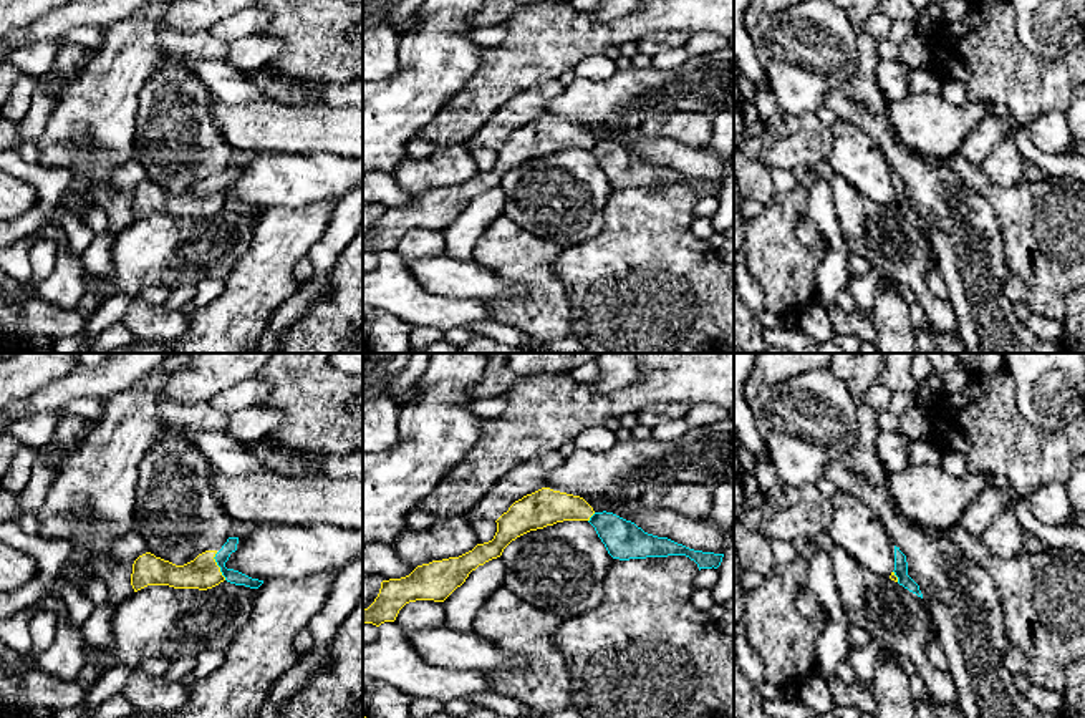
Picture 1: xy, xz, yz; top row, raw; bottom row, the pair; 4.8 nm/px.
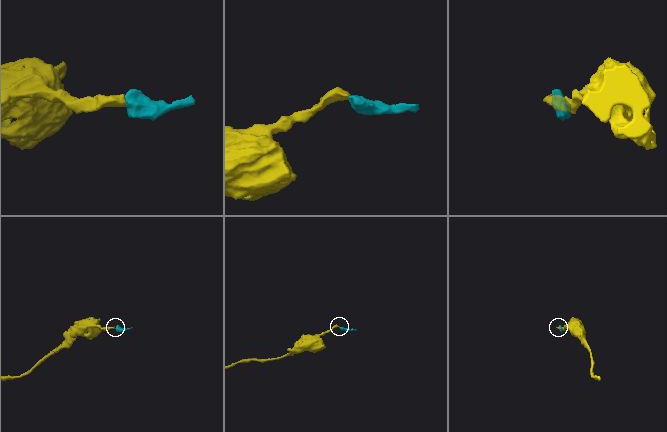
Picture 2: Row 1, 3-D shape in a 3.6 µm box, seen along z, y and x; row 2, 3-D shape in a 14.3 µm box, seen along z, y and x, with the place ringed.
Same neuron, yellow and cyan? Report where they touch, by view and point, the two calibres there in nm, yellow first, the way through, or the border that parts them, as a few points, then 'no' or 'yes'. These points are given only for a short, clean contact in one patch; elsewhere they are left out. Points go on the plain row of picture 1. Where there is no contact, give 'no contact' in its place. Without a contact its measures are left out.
xy (217, 194) | 160/70 nm | across xy (202, 201), (217, 194), (222, 184) | yes

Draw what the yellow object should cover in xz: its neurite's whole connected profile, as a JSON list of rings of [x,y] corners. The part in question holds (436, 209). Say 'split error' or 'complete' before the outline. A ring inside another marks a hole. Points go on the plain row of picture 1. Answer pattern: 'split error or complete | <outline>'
split error | [[[542,116],[515,129],[497,151],[492,169],[442,189],[417,194],[409,204],[381,211],[374,230],[363,239],[363,252],[394,250],[399,239],[416,229],[444,230],[479,194],[502,184],[517,166],[563,149],[588,149],[613,187],[686,184],[701,197],[717,197],[724,182],[702,181],[668,166],[644,161],[613,141],[595,141],[580,124]]]

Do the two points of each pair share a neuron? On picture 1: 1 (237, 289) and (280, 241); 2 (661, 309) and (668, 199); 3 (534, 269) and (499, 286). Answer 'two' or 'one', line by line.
1: one
2: one
3: two

